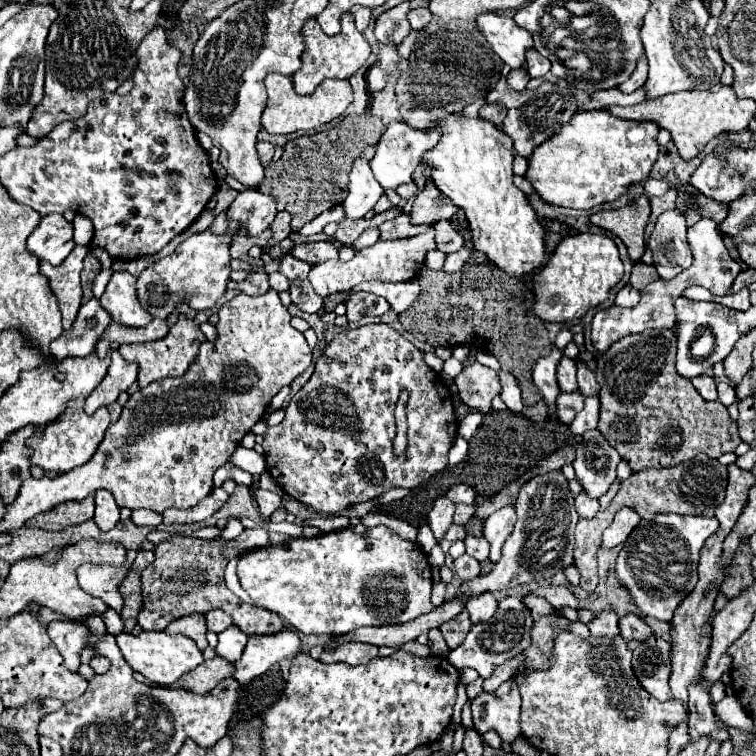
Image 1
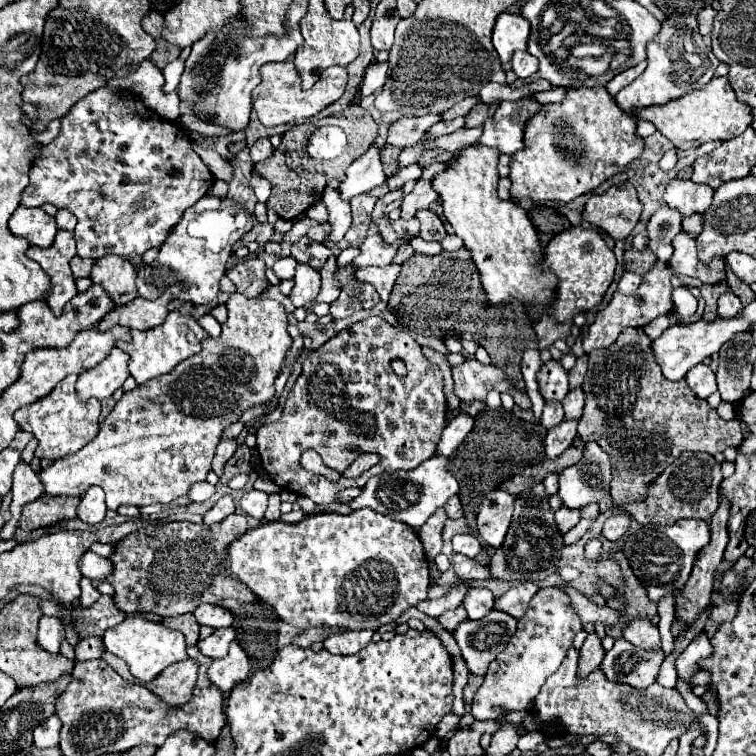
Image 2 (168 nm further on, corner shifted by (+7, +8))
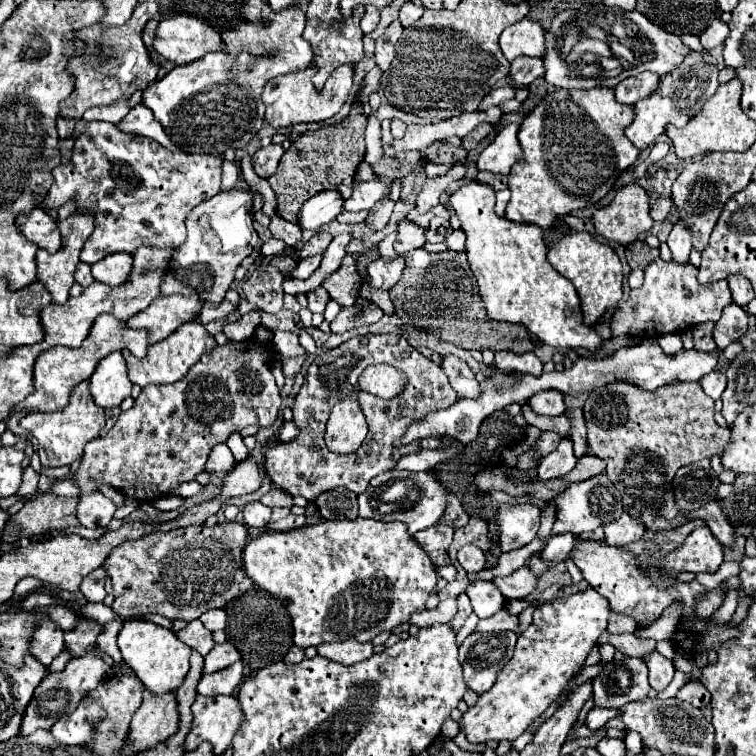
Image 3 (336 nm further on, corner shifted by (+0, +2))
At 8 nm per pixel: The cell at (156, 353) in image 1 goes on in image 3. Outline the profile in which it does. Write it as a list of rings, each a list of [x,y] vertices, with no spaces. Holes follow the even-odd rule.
[[[191,321],[191,323],[185,323],[183,327],[179,327],[167,339],[151,345],[149,353],[143,359],[137,359],[129,351],[123,351],[123,357],[125,357],[127,367],[129,367],[129,379],[135,385],[139,385],[139,387],[145,387],[149,383],[161,385],[161,383],[175,383],[179,379],[183,379],[187,375],[187,371],[201,359],[201,355],[209,353],[215,345],[217,345],[215,339],[205,331],[205,327],[197,321]]]

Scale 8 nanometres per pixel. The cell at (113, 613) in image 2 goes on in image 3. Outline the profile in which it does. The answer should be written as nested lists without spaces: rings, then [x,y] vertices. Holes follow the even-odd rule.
[[[79,619],[79,625],[73,631],[65,633],[65,651],[69,651],[71,657],[81,657],[95,645],[99,631],[101,631],[99,623]]]

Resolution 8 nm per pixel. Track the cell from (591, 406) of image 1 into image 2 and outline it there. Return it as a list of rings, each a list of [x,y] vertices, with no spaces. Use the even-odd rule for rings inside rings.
[[[564,419],[556,427],[552,427],[546,435],[546,455],[548,457],[558,457],[564,449],[568,449],[576,437],[576,427],[578,419]]]

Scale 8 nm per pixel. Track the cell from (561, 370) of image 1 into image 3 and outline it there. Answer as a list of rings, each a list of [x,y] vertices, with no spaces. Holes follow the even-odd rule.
[[[541,391],[539,395],[533,395],[527,405],[531,407],[533,413],[537,415],[563,415],[565,413],[565,403],[563,395],[559,391]]]

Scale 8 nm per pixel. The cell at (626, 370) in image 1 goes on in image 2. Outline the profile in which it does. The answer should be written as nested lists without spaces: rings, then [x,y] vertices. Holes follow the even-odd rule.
[[[624,329],[618,339],[606,347],[592,351],[588,361],[588,371],[584,379],[586,405],[584,415],[578,423],[578,435],[582,441],[600,443],[612,459],[612,499],[618,505],[620,501],[640,499],[646,495],[646,485],[658,477],[682,451],[708,451],[716,455],[726,447],[738,447],[742,443],[742,429],[736,419],[730,423],[724,421],[716,409],[708,405],[708,401],[698,399],[686,385],[686,381],[668,381],[662,375],[660,365],[652,353],[652,339],[644,333],[644,329]]]

